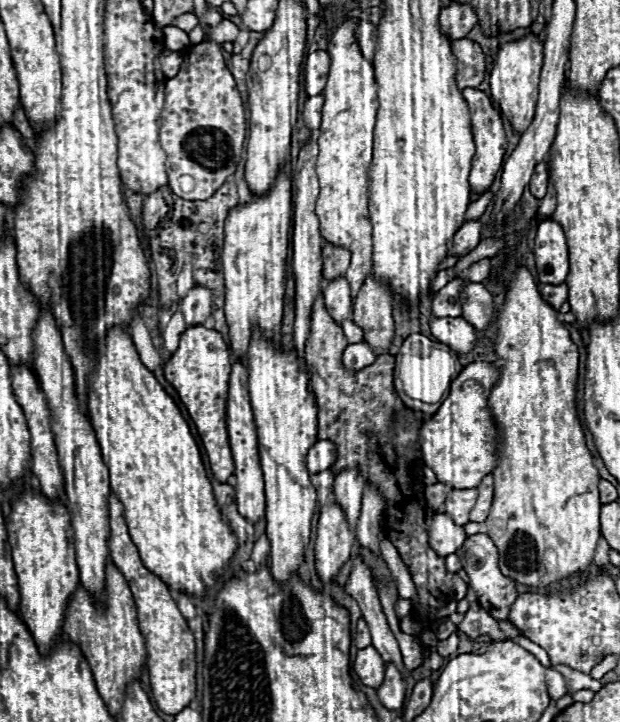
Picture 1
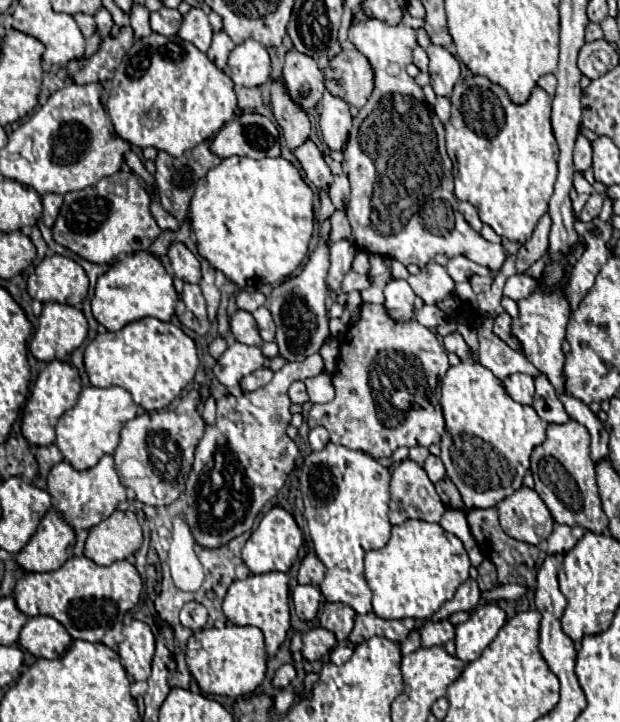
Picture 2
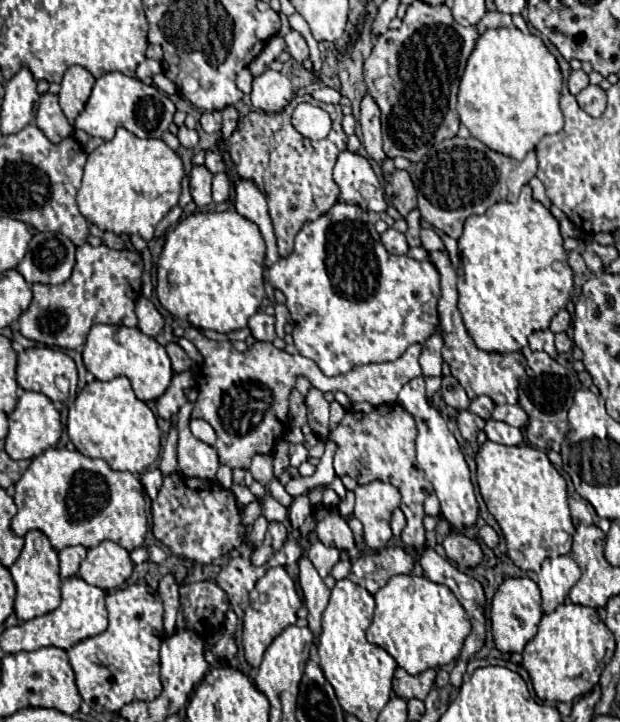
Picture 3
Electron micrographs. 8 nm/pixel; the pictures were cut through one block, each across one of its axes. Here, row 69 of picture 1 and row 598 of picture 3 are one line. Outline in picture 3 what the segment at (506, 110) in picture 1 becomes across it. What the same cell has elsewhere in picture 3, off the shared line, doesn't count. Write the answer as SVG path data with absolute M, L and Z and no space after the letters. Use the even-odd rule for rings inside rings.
M530 578L504 580L492 598L492 610L490 610L496 648L508 654L522 652L526 642L530 642L536 636L540 618L542 618L542 600L540 600L540 590L536 582L532 582Z

